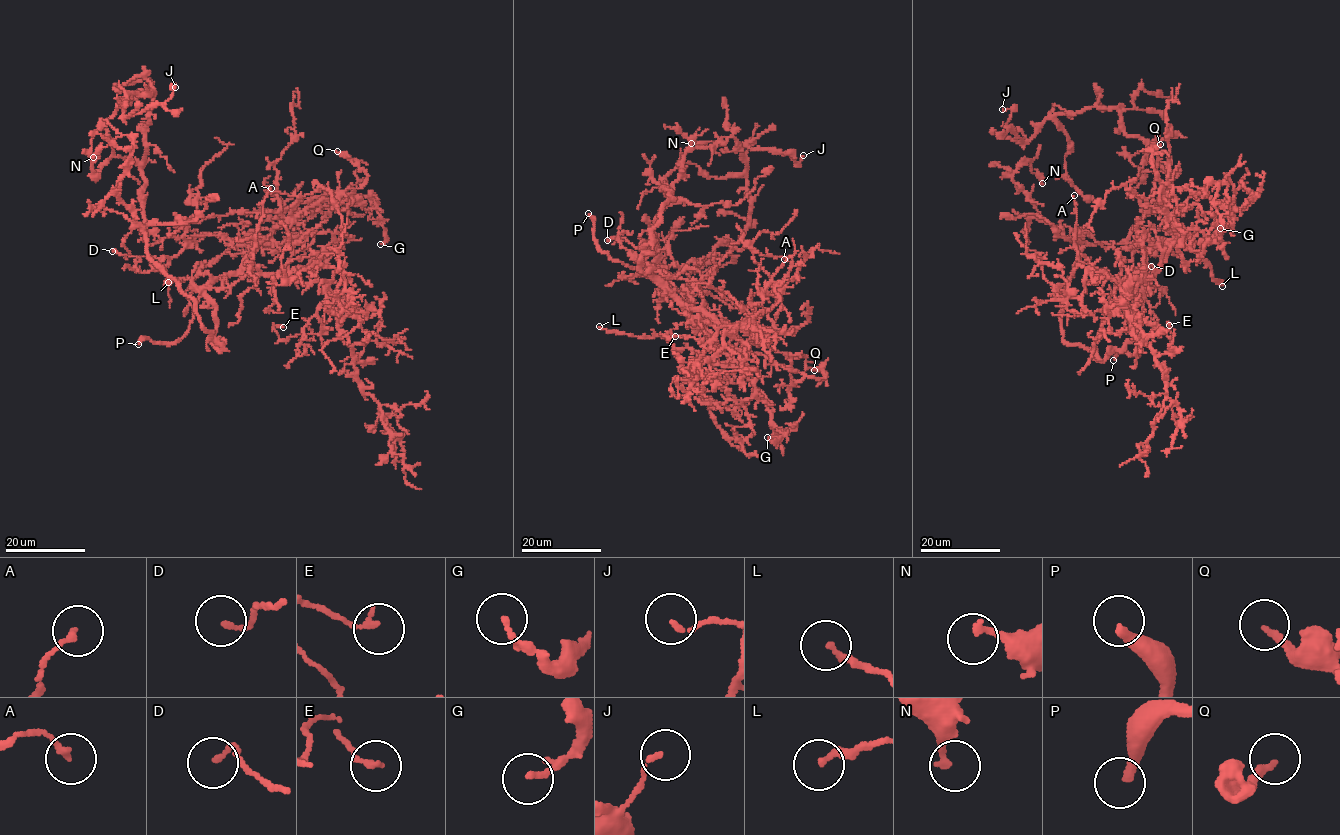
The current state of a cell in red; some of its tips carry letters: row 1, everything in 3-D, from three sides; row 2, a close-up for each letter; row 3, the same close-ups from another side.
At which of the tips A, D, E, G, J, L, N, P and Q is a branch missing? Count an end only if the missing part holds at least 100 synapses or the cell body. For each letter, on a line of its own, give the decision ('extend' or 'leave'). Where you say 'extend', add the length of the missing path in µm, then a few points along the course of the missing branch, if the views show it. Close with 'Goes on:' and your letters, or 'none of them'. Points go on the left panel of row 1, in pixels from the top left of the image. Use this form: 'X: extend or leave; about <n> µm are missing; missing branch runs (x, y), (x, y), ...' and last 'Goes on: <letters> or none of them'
A: leave
D: leave
E: leave
G: leave
J: leave
L: leave
N: leave
P: extend; about 30 µm are missing
Q: leave
Goes on: P

